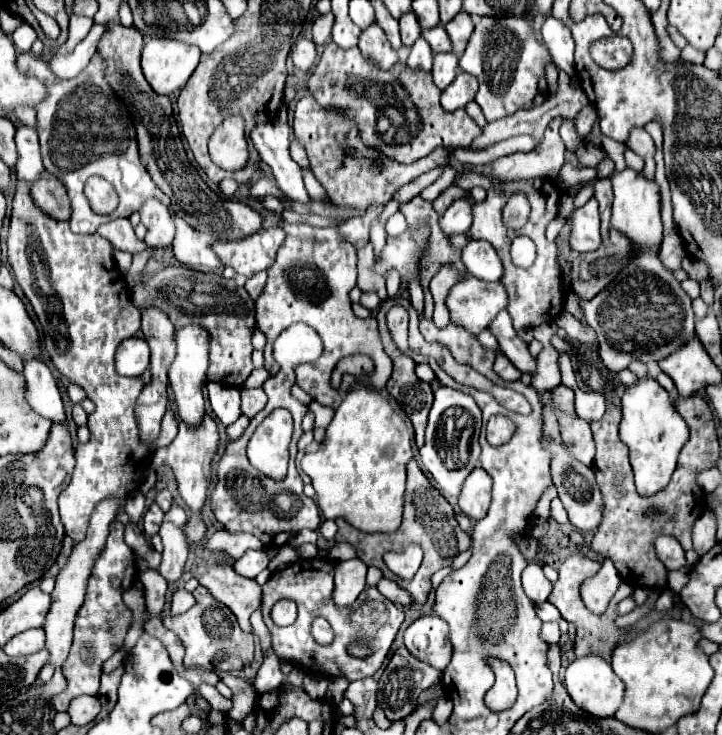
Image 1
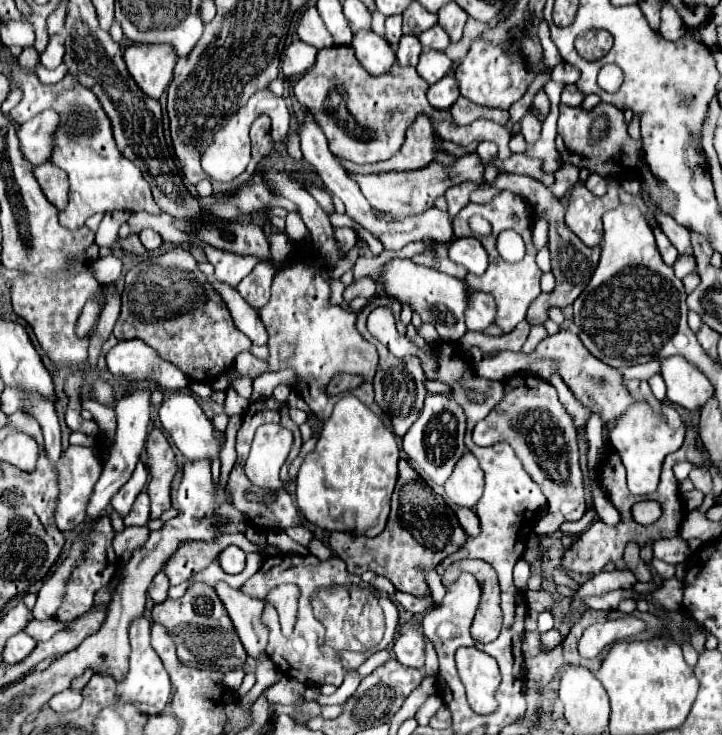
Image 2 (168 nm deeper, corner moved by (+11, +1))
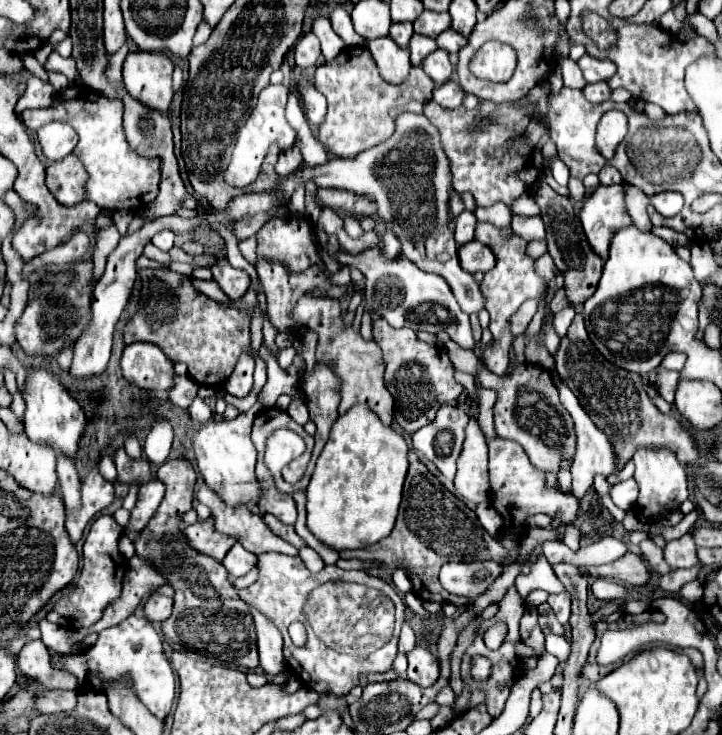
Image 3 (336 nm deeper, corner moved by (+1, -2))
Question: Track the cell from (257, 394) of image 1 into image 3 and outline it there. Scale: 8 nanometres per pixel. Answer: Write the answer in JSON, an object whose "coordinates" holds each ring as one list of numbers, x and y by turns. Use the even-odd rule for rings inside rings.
{"coordinates":[[244,351,236,363,234,373,226,381,224,389,236,397,246,397,252,389,252,373,254,373,254,359,250,353]]}

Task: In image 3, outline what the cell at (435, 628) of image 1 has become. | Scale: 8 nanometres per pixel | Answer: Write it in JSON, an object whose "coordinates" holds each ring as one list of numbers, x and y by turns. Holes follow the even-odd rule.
{"coordinates":[[416,647,408,653,408,679,420,687,432,687,438,681,440,663,424,647]]}

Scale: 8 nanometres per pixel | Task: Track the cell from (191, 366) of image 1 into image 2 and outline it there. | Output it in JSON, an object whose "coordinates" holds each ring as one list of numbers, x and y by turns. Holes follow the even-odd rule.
{"coordinates":[[178,390,172,396,164,398,164,402,160,406,160,420,162,420,164,430,172,436,174,444,178,446,178,450,188,460,194,460,194,458,214,458,214,456,218,456,224,434,214,430,212,422,206,418,206,414,202,412,202,408,194,400,194,396]]}

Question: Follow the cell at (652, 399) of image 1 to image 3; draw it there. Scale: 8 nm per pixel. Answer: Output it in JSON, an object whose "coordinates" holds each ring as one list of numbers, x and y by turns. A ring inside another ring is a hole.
{"coordinates":[[638,449,634,453,634,463,636,463,636,473,634,479,640,485,640,495,638,495,638,511,646,517,660,517,662,511,666,513,674,501,686,501,688,499,688,477,686,477,686,469,678,463,674,451,650,451,650,449]]}

